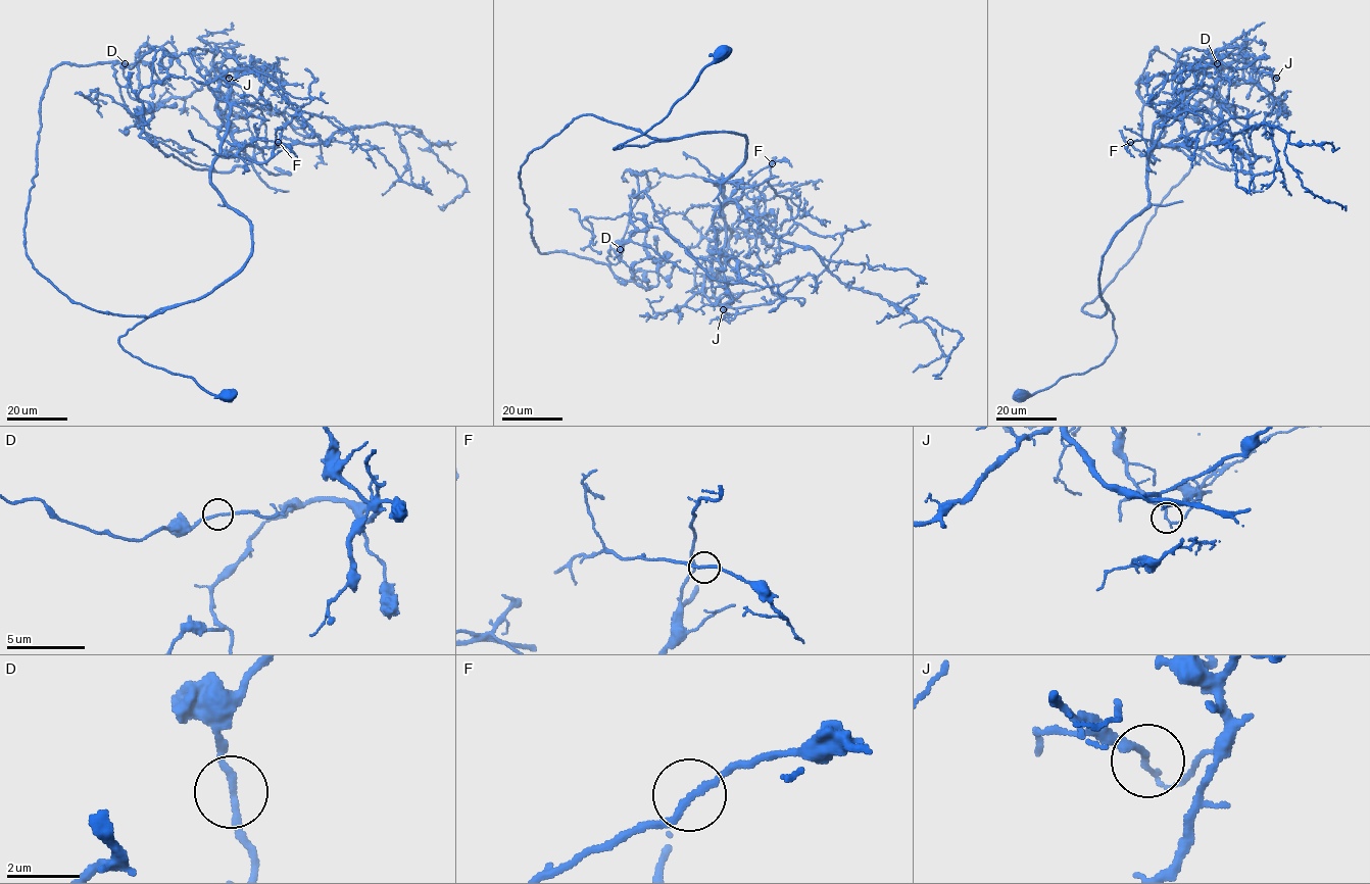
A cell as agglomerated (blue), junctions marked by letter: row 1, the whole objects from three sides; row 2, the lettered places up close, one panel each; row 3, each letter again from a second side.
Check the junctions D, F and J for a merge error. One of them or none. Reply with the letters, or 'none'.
J

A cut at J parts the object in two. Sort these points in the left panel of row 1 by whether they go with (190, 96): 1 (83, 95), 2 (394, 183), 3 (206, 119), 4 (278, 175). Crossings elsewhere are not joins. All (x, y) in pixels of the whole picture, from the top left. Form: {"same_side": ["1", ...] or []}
{"same_side": ["1", "2"]}

